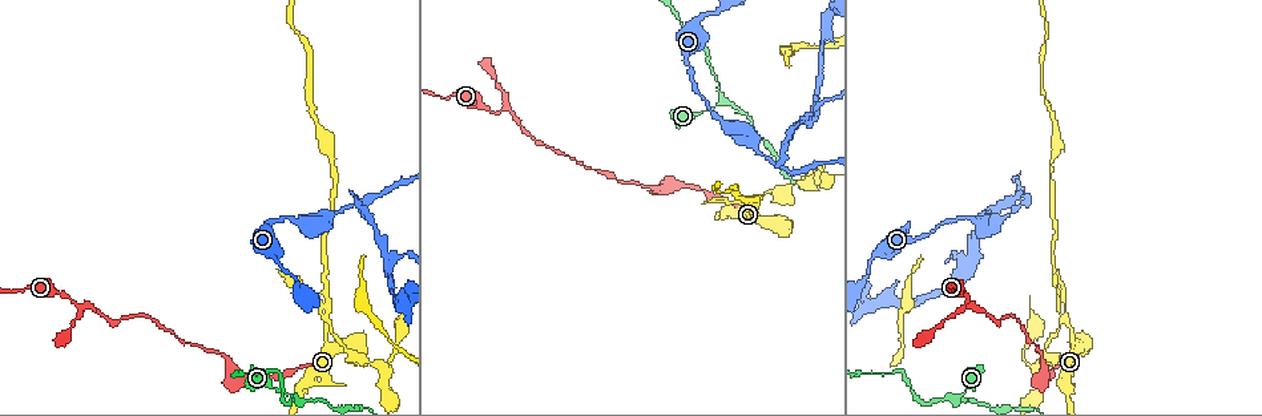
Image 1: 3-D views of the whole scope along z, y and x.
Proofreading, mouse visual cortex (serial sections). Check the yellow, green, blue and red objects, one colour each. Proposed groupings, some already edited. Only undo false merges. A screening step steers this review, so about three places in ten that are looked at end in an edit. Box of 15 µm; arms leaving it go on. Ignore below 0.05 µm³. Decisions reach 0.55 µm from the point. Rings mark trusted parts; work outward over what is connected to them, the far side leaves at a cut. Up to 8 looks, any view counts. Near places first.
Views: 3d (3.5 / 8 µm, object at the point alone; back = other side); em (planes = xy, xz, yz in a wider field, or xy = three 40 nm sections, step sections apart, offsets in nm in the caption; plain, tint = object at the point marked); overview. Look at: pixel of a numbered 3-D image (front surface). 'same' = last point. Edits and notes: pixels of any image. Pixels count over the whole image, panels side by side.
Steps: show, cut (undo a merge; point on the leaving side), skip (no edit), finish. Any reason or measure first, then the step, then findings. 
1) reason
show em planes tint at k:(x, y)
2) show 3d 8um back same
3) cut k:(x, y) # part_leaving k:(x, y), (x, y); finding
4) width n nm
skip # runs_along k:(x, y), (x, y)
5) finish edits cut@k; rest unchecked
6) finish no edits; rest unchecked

narrows sharply
show 3d 3.5um at 1:(960, 398)

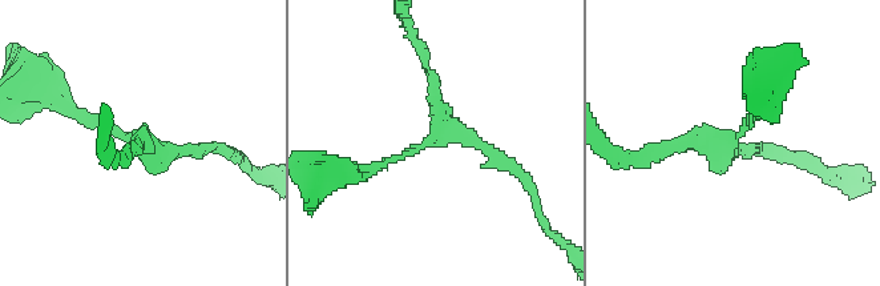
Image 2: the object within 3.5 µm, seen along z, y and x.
arms 3; arm_widths 150, 150, 200 nm
show em planes plain at 2:(730, 137)

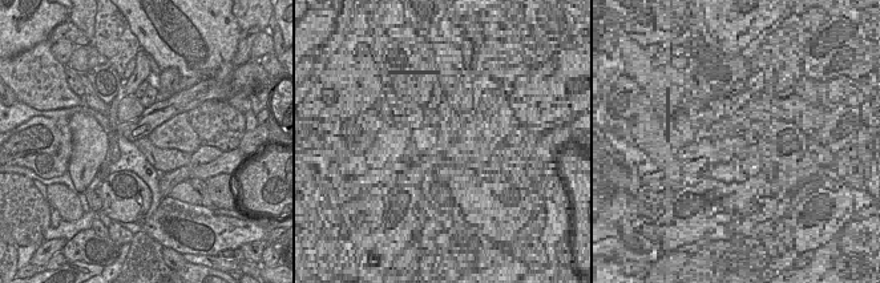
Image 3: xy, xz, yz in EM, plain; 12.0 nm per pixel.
where the object lies
show em planes tint same

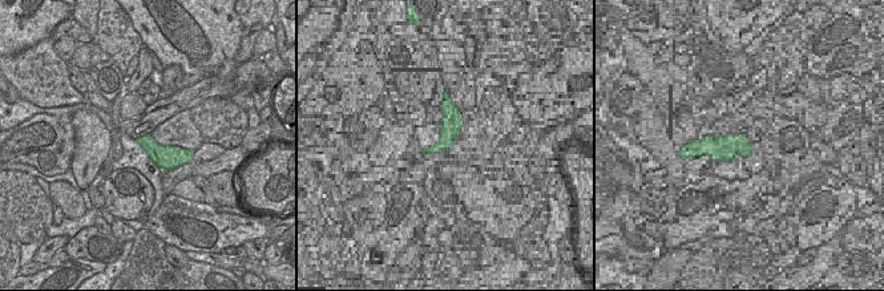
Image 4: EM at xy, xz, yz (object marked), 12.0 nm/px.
width 260 nm
skip # runs_along 2:(364, 169), (438, 136), (426, 57); all the same cell

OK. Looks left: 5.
abrupt turn
show 3d 8um at 1:(273, 371)

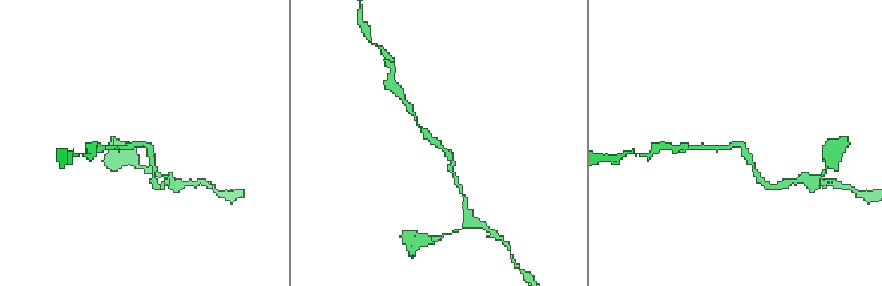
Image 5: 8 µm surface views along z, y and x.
show 3d 3.5um back at 5:(145, 146)

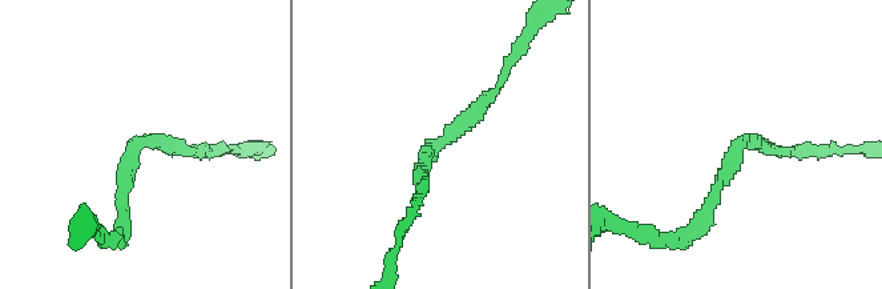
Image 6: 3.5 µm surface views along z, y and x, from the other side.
need the tissue
show em xy step 5 tint at 6:(443, 142)

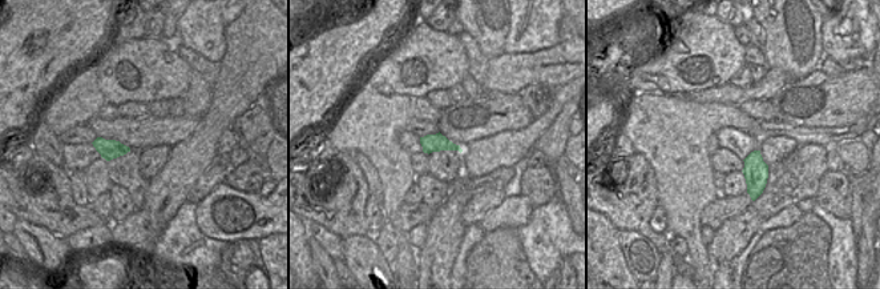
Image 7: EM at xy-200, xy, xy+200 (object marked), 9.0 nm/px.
arm_widths 150, 150 nm
skip # runs_along 6:(422, 181), (426, 153), (504, 75); one cell here

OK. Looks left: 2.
four-way junction
show em planes tint at 1:(329, 318)

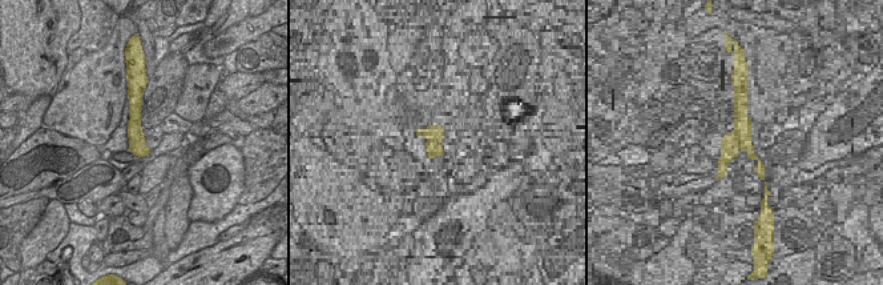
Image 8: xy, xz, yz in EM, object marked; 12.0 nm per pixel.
see where the arms go
show 3d 3.5um same

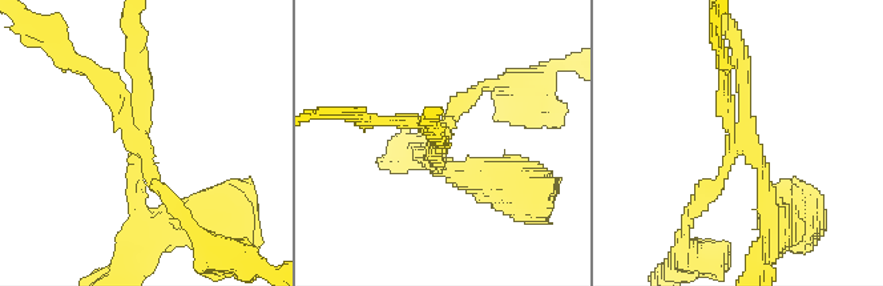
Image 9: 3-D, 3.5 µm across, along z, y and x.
arms 4
cut 9:(451, 108) # part_leaving 9:(741, 145), (693, 210), (686, 240); a second cell is stuck on

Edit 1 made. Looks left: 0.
finish edits cut@9; rest unchecked

